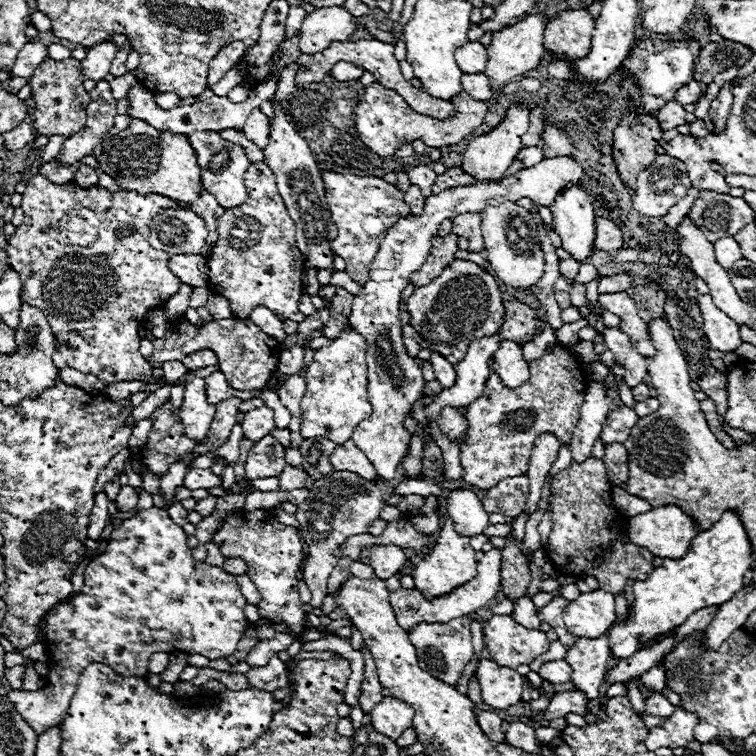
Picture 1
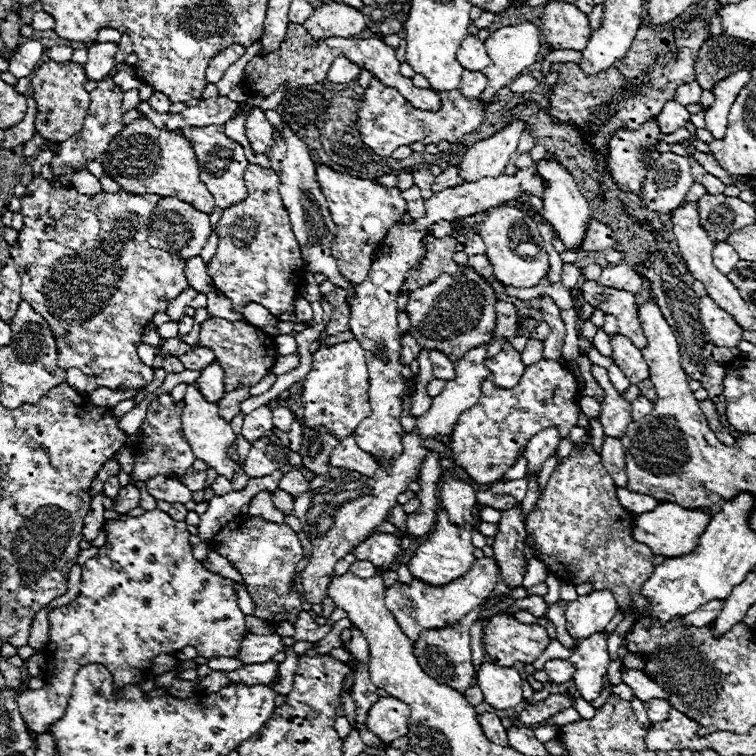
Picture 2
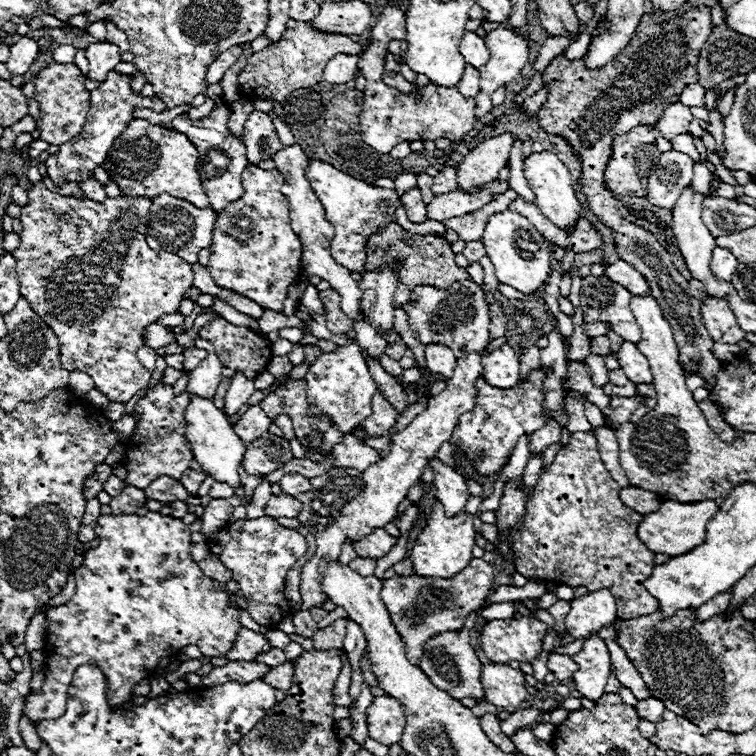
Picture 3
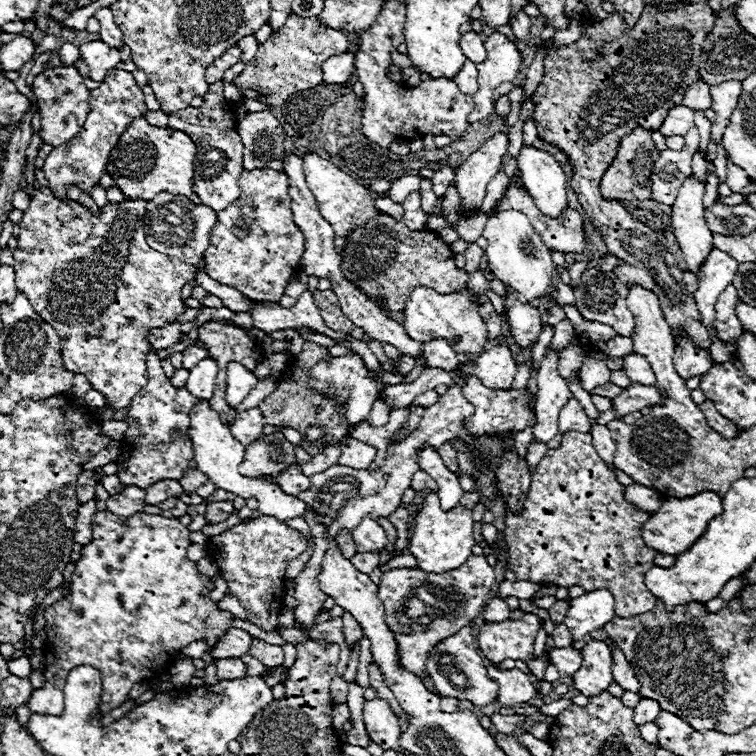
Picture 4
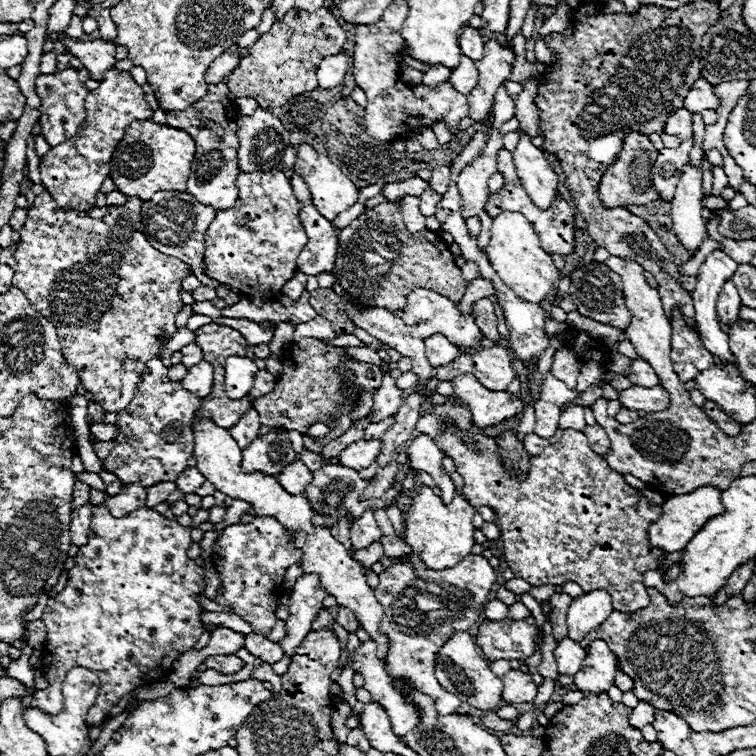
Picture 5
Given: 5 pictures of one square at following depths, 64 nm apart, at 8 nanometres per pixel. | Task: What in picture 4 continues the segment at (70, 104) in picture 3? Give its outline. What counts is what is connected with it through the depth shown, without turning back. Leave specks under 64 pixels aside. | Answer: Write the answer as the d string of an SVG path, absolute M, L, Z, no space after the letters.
M58 66L52 70L44 70L36 76L32 92L38 98L38 106L40 106L40 116L42 116L42 130L40 130L40 138L46 144L52 146L60 146L68 140L72 140L86 116L88 116L88 88L84 86L84 78L80 76L80 72L74 66Z

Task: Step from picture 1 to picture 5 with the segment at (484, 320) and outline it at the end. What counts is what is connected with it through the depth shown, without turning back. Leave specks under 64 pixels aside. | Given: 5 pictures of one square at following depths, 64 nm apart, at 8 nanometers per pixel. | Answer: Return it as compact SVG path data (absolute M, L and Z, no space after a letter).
M416 288L406 302L406 308L400 312L400 318L404 320L408 332L416 338L428 338L436 332L448 336L448 340L452 340L452 344L456 344L458 348L468 348L468 350L480 350L482 348L482 332L474 320L472 314L462 314L458 310L458 306L448 300L446 296L440 296L428 288Z

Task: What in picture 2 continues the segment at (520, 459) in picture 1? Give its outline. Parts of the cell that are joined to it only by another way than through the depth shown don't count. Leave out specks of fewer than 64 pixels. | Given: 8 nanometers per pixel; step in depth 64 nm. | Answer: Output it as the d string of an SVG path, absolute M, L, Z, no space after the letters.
M540 360L526 368L524 380L516 388L496 388L492 376L482 382L482 396L476 408L460 414L452 432L456 464L476 484L498 482L524 454L528 440L544 430L556 428L560 438L568 438L580 414L578 380L568 366L558 360Z

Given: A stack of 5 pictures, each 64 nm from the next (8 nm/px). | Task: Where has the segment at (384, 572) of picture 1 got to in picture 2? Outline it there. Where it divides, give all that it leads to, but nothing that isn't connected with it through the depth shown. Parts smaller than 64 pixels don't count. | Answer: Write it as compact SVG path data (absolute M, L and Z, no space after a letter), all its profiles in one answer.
M372 534L368 540L360 542L354 552L356 560L368 560L372 562L378 570L390 572L402 554L400 540L390 536L390 534Z

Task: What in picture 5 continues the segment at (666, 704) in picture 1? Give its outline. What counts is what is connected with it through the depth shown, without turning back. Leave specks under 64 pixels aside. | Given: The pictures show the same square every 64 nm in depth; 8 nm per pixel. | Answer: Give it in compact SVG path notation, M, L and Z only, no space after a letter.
M640 700L638 706L632 710L630 724L632 724L634 728L642 728L642 726L646 726L646 724L652 724L652 720L654 720L654 712L656 712L656 708L654 708L652 704Z

